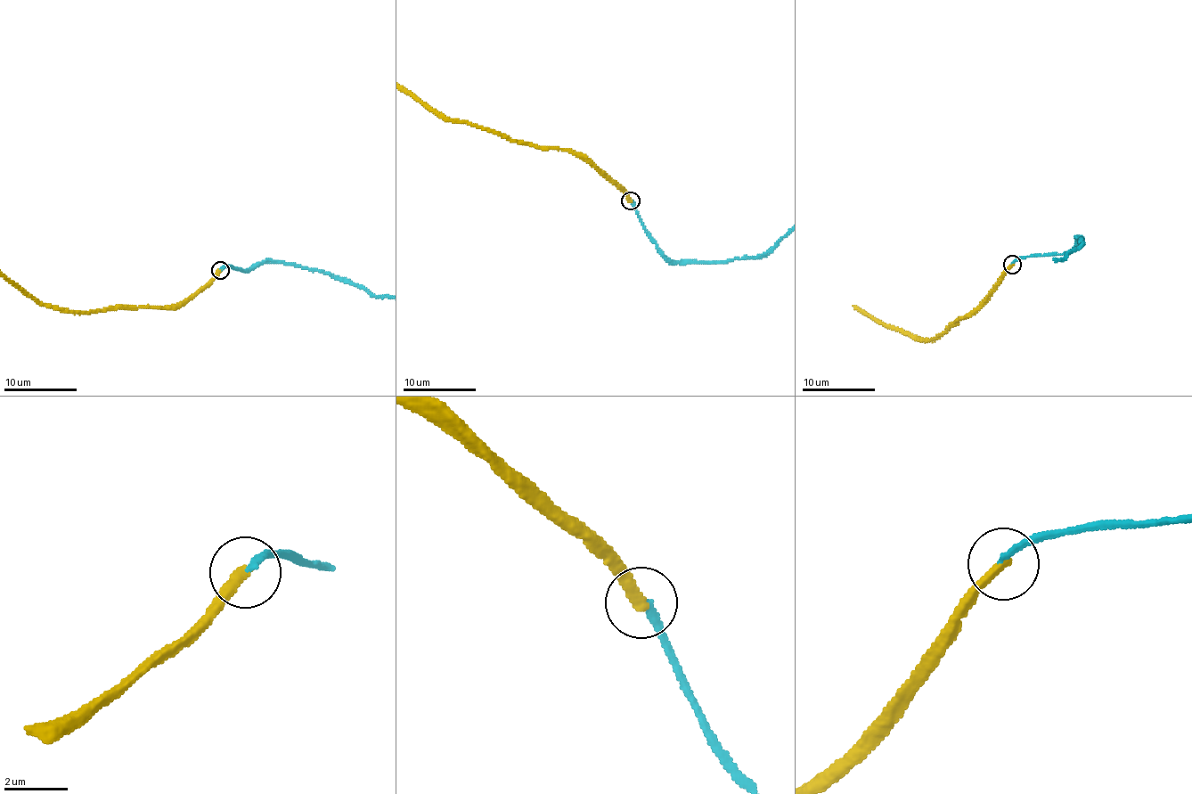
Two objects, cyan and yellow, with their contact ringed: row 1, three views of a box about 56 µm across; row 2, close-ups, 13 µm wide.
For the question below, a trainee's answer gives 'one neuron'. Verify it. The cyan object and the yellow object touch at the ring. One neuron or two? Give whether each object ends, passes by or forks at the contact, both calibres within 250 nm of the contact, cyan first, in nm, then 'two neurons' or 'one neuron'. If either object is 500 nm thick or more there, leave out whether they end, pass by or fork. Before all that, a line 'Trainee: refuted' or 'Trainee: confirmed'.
Trainee: refuted
cyan ends there; yellow ends there; 190 nm thick on the cyan side, 360 nm on the other; two neurons

